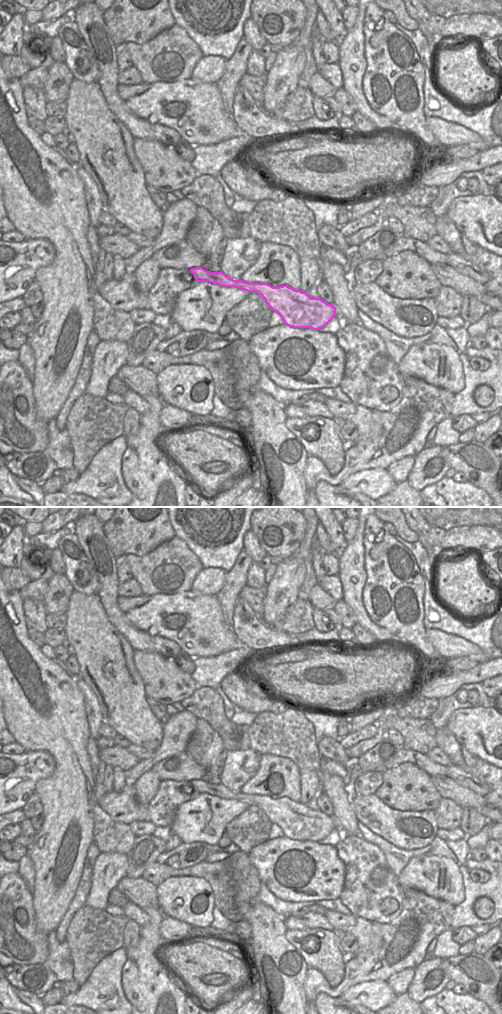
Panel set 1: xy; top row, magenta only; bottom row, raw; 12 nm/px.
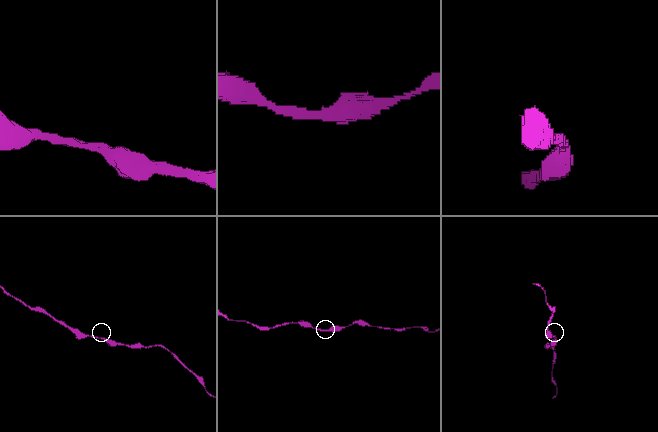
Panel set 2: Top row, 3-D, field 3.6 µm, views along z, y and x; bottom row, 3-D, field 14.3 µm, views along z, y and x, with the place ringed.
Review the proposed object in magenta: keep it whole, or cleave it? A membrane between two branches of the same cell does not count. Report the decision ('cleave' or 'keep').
keep

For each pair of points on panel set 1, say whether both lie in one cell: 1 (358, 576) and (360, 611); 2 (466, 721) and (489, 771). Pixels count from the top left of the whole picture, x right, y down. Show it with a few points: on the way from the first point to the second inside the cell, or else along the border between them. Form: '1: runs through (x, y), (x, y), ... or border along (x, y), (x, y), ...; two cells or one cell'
1: runs through (356, 585), (356, 602); one cell
2: border along (479, 758), (491, 764); two cells

